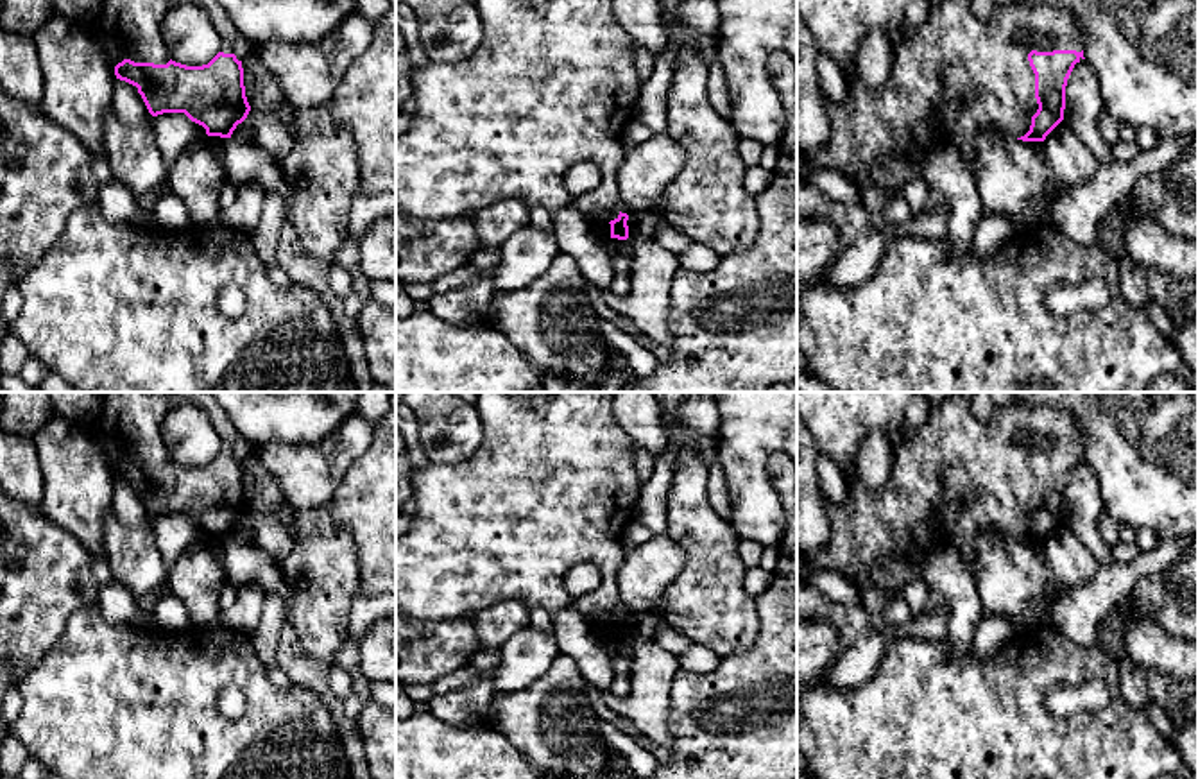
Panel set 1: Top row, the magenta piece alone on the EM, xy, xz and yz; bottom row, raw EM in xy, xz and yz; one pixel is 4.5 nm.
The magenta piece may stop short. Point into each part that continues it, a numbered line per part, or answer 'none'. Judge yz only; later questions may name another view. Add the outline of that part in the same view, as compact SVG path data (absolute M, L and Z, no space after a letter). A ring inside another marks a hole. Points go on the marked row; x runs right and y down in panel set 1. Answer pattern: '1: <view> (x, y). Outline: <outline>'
1: yz (881, 138). Outline: M971 0L933 4L915 32L894 34L890 79L877 91L849 79L845 104L824 97L833 136L817 150L797 149L799 179L809 183L815 168L833 168L860 190L877 186L901 195L910 181L922 177L922 165L944 143L956 145L974 172L972 138L980 129L1021 138L1030 131L1031 116L1039 109L1028 54L1044 50L1023 47L1017 41L1019 32L1048 36L1053 41L1049 52L1083 50L1078 20L1055 5L1010 2L994 5L990 18L981 21L972 14ZM944 102L958 102L962 107L954 129L947 134L940 127Z

